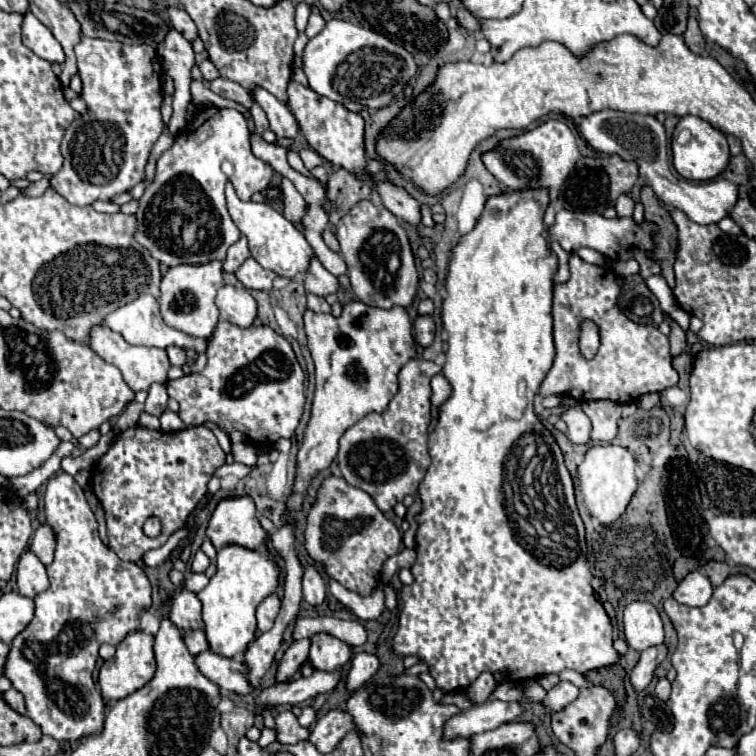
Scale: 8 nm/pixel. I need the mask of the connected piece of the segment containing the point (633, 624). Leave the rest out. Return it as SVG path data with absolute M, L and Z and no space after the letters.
M631 602L623 612L623 632L629 648L643 652L649 646L663 644L663 622L649 602Z

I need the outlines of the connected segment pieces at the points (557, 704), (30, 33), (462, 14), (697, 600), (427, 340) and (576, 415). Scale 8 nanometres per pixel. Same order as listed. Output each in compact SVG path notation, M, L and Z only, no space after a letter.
M559 682L557 686L553 686L549 692L547 692L547 696L545 696L545 700L541 702L551 714L555 714L555 712L561 712L567 704L571 704L575 698L579 696L579 688L577 686L573 686L571 682Z
M27 12L23 18L23 42L29 50L33 50L39 58L49 60L49 62L65 62L65 54L61 44L53 38L51 30L45 28L33 12Z
M459 8L455 18L459 20L459 24L461 24L465 30L469 30L469 32L475 32L475 30L479 30L479 22L477 22L477 18L475 18L475 16L473 16L469 10L465 10L465 8Z
M695 570L683 578L683 582L673 592L673 598L685 606L705 606L711 594L713 594L713 586L709 578Z
M417 316L415 320L415 340L419 346L427 348L433 342L433 334L435 334L435 322L431 316Z
M569 408L561 418L567 424L567 436L573 444L587 444L589 442L591 422L581 408Z

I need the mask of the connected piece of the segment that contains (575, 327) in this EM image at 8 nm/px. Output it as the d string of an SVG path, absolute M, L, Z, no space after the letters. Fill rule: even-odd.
M577 254L569 256L569 270L569 280L553 286L557 356L539 388L539 394L567 394L575 400L611 400L625 404L637 402L639 396L647 392L661 392L675 386L677 372L671 366L673 358L669 354L669 338L661 334L657 326L635 324L617 306L619 296L629 290L629 282L609 268L583 262ZM585 320L595 322L601 336L601 346L593 360L585 360L579 350L579 334Z

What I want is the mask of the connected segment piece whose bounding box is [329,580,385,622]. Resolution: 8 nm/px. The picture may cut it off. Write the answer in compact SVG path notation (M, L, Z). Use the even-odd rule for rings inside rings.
M329 580L329 594L339 600L345 608L349 608L359 620L377 620L385 608L385 592L383 592L383 582L379 582L369 596L361 596L357 592L351 592L343 588L339 582Z

